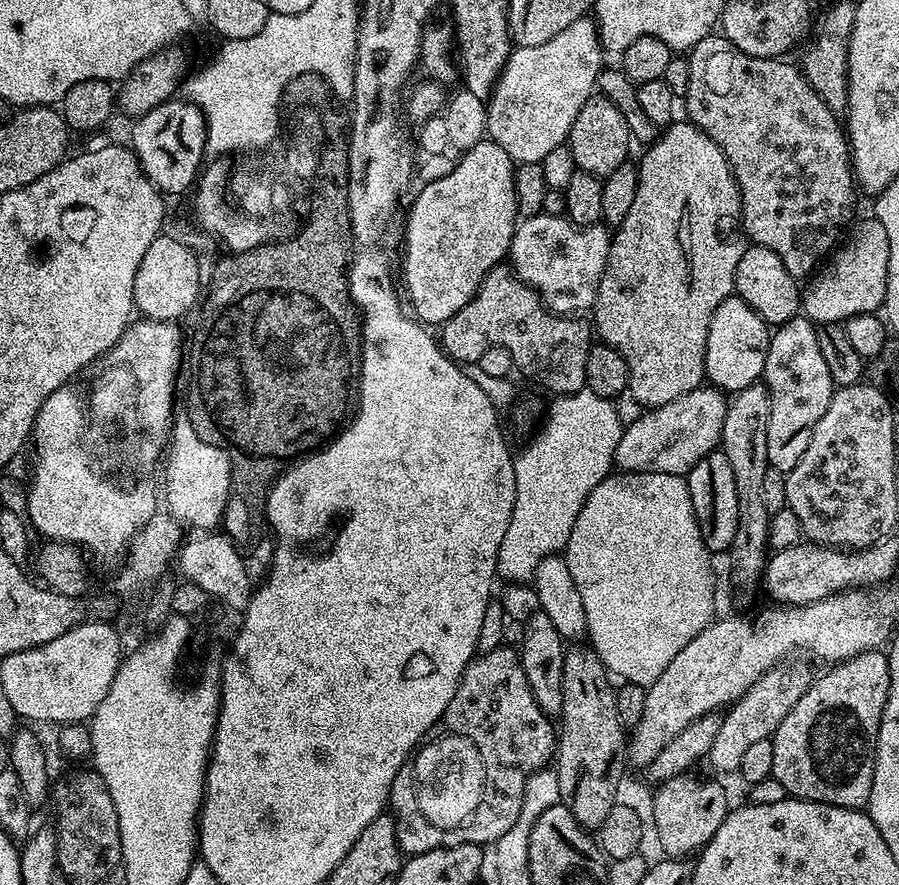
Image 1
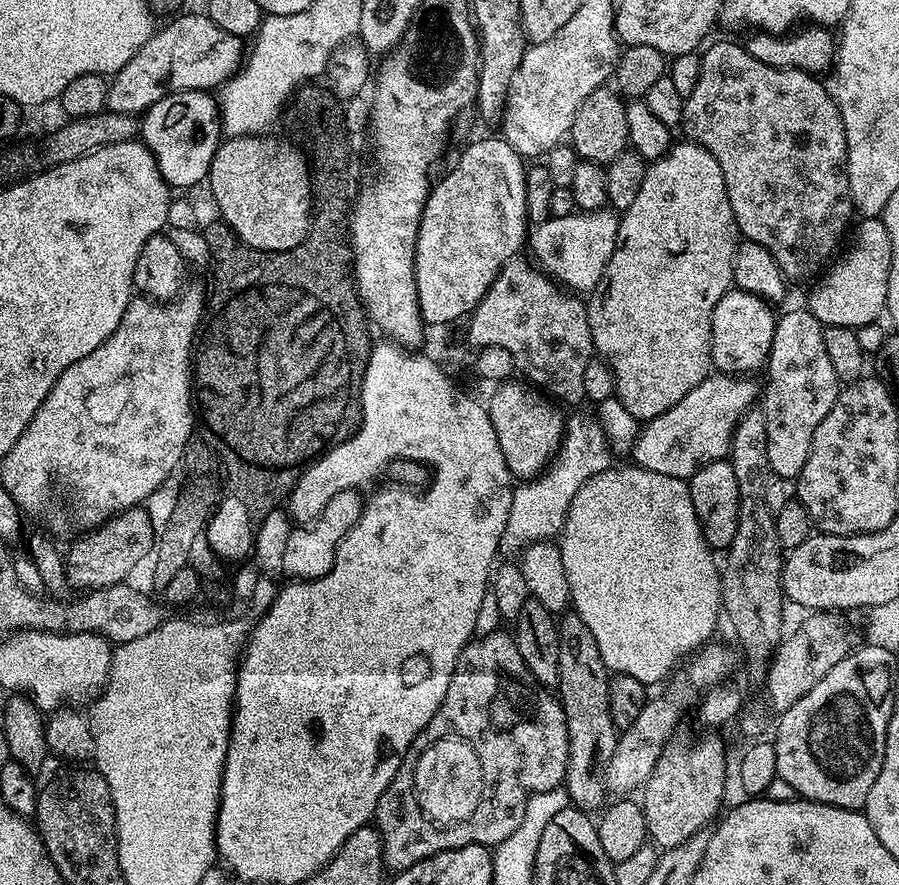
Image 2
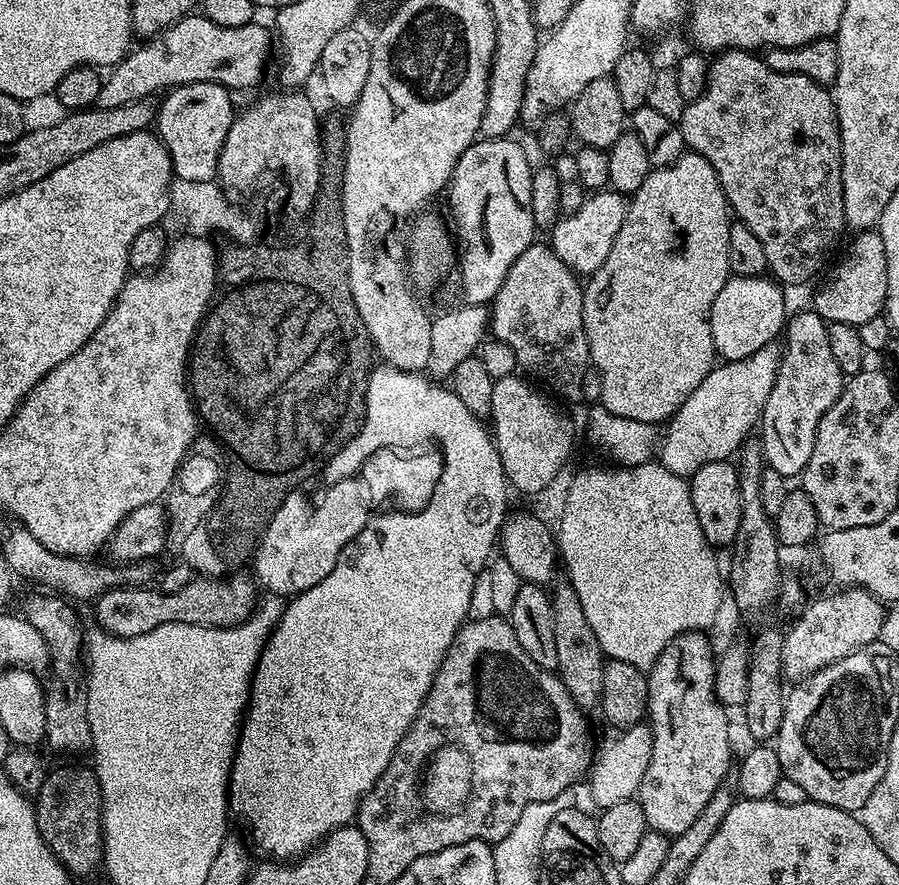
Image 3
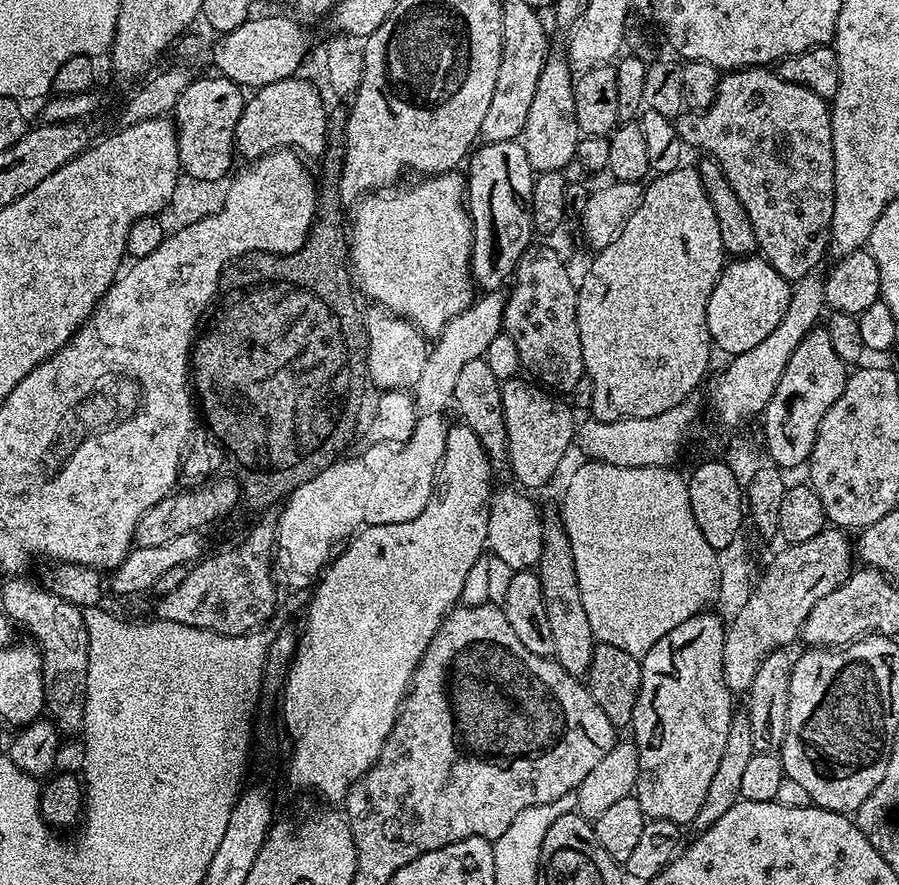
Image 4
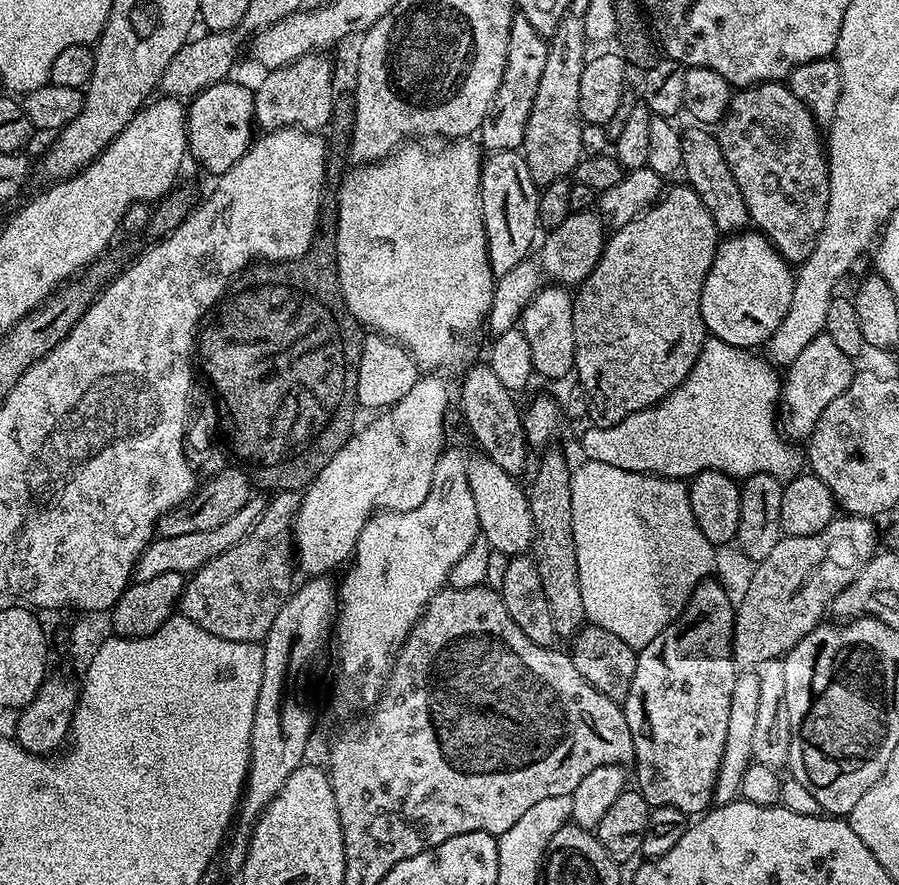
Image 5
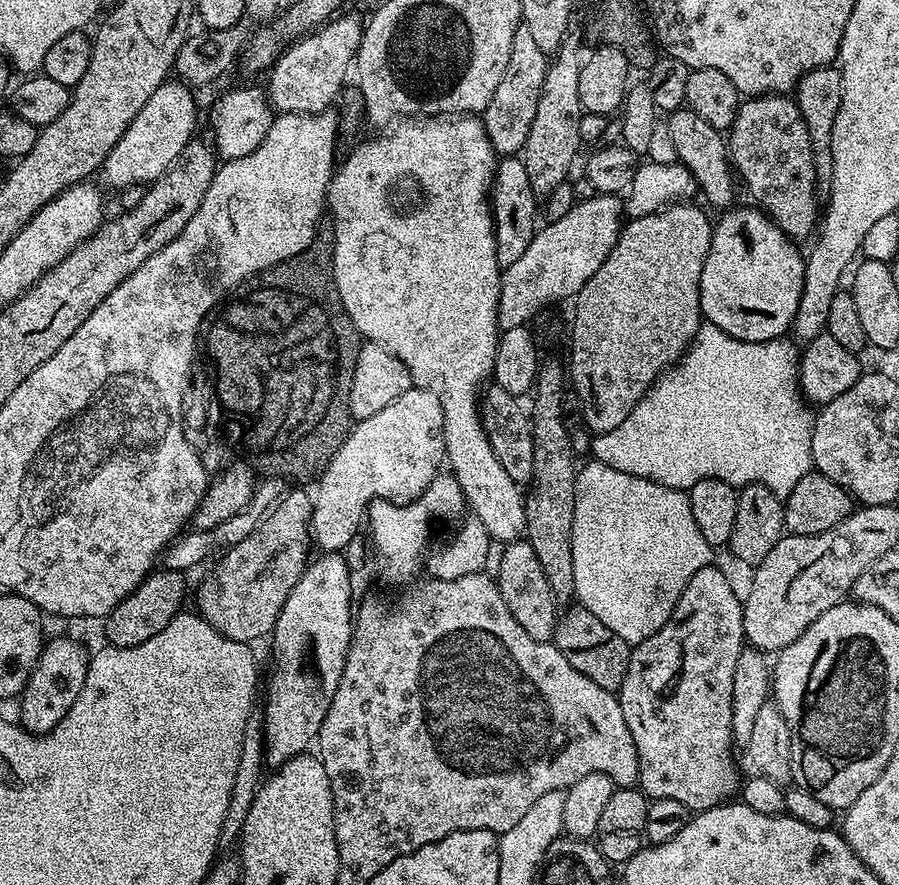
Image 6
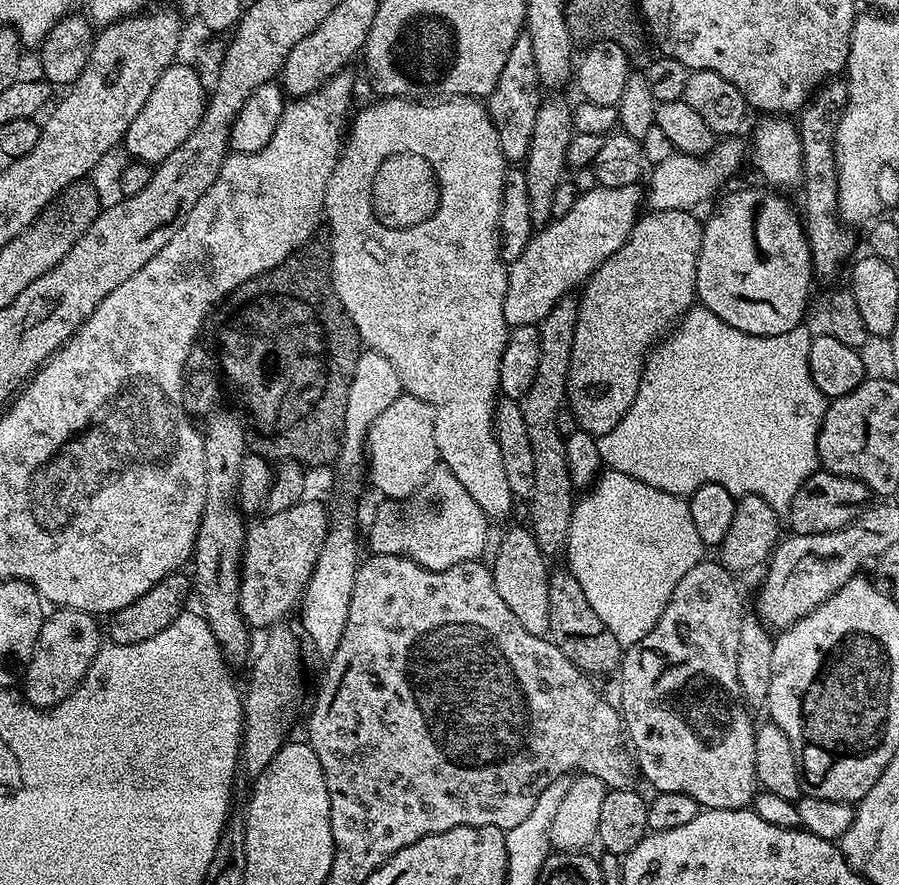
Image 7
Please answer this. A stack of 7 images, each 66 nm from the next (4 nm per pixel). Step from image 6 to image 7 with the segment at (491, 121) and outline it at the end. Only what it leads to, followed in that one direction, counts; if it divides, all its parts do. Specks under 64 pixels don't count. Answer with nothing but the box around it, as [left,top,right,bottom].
[486,34,542,165]

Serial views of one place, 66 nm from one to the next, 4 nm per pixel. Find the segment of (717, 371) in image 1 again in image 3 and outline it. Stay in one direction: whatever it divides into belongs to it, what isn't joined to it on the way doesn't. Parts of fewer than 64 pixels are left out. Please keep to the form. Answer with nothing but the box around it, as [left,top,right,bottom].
[710,275,786,361]

